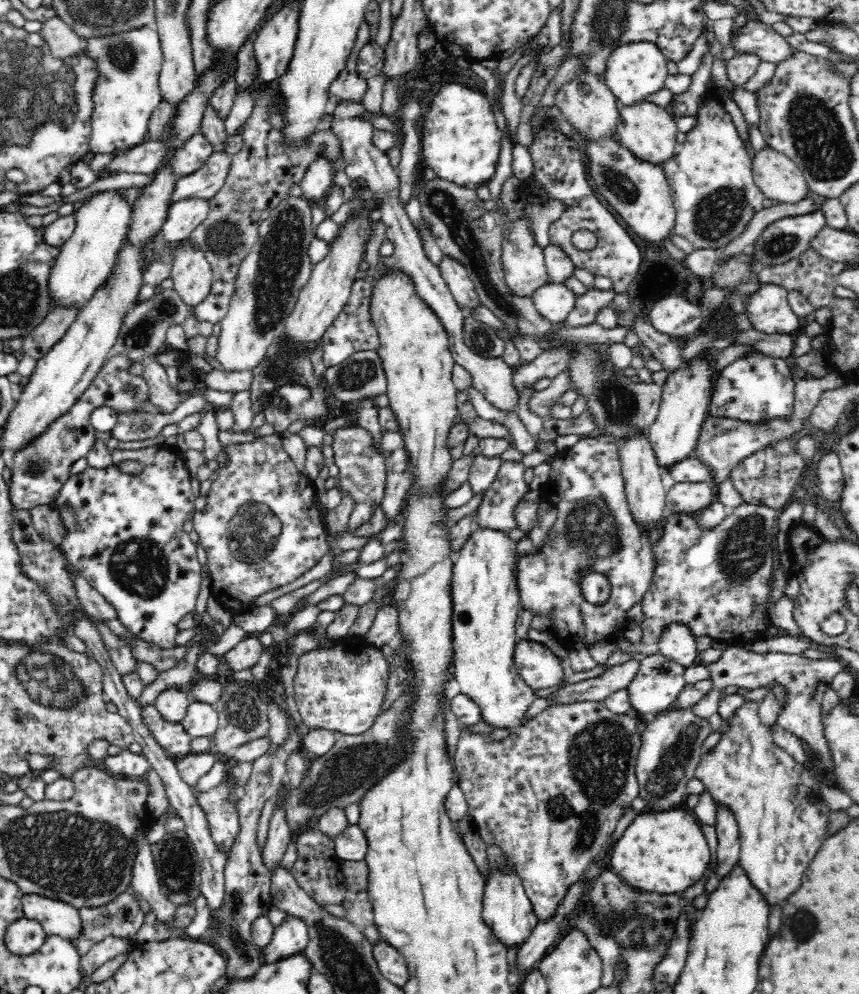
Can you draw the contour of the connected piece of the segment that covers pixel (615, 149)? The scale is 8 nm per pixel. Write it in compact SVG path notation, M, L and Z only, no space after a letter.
M598 138L586 144L586 156L590 166L590 176L598 186L598 192L610 203L620 218L626 222L640 238L656 246L668 244L676 210L673 203L671 186L663 165L642 160L632 155L624 144L618 144L614 138Z

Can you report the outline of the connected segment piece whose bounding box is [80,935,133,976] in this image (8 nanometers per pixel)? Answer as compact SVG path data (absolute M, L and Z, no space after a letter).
M119 935L106 936L104 940L92 945L90 950L80 957L82 973L90 976L104 962L122 954L132 941L130 938L120 938Z

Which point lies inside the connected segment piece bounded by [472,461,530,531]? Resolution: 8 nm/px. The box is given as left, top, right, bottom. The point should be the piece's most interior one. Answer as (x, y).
(496, 511)

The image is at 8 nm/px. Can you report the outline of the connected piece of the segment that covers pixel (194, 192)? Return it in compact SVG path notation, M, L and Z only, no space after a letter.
M224 150L215 151L196 172L180 177L176 184L172 204L178 200L186 200L186 198L202 198L204 200L214 198L225 183L230 163L232 160Z

